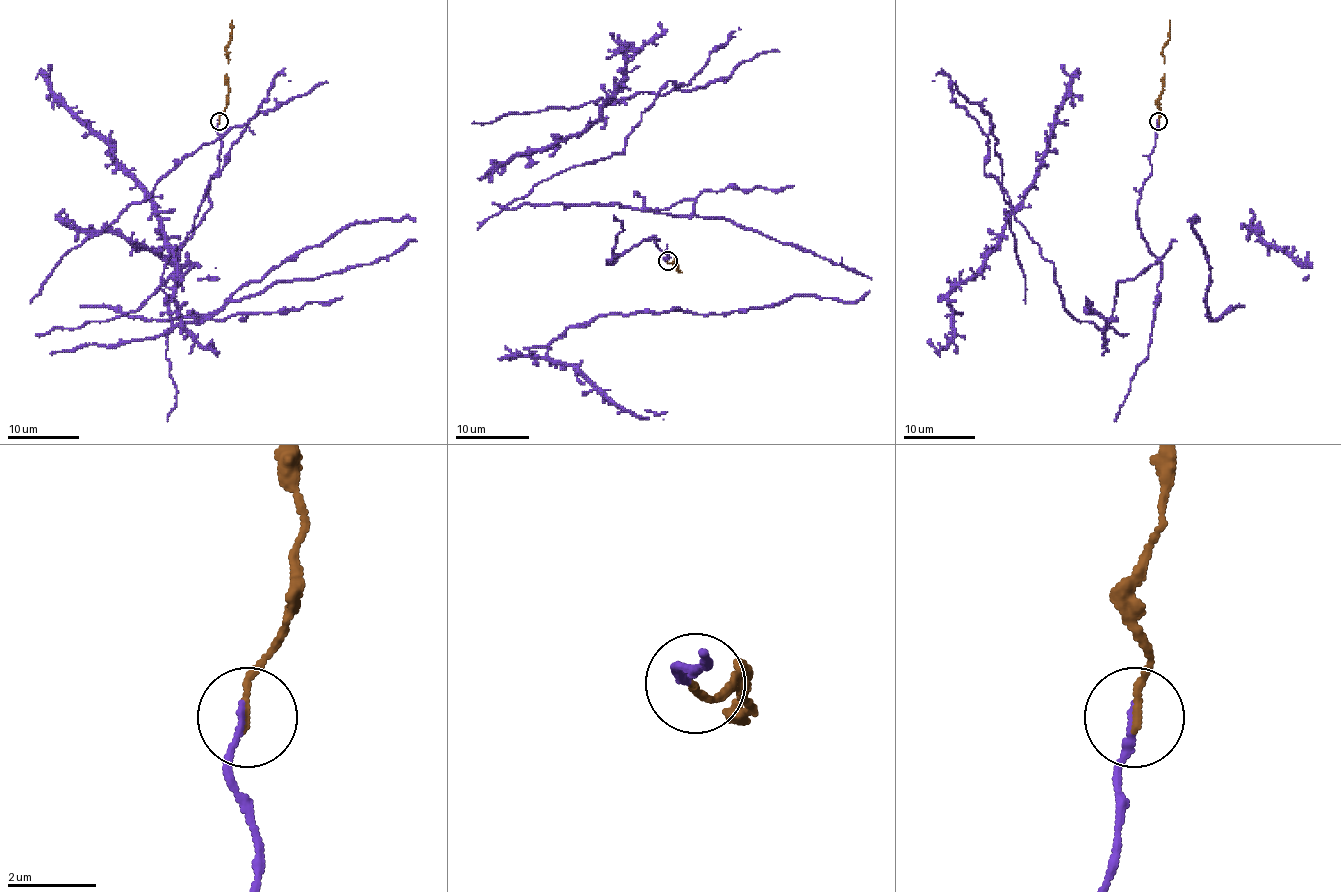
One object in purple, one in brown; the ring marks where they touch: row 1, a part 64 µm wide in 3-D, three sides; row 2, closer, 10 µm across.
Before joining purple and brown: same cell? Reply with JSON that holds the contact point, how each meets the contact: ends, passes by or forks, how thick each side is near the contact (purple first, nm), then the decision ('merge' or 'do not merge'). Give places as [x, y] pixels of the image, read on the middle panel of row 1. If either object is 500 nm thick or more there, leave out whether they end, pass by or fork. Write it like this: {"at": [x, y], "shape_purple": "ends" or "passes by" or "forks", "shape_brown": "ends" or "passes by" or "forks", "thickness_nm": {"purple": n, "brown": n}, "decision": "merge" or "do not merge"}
{"at": [667, 261], "shape_purple": "ends", "shape_brown": "ends", "thickness_nm": {"purple": 150, "brown": 160}, "decision": "merge"}

